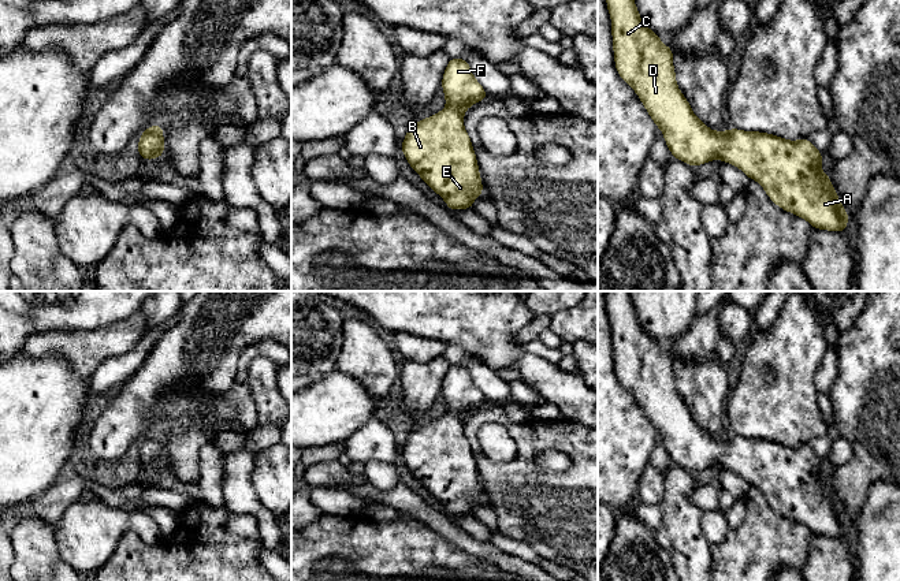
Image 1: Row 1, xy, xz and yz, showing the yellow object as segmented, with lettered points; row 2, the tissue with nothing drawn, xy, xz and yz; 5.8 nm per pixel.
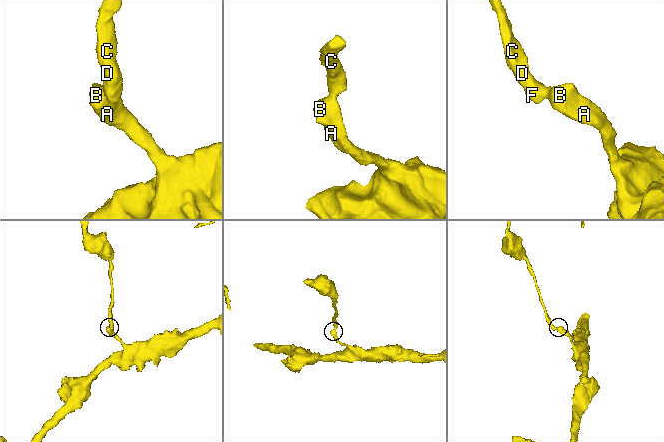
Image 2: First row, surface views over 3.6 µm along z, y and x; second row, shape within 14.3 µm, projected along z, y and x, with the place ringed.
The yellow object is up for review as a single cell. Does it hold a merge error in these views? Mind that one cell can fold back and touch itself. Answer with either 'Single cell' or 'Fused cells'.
Single cell

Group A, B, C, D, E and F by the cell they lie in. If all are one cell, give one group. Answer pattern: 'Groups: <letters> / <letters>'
Groups: A B C D E F

